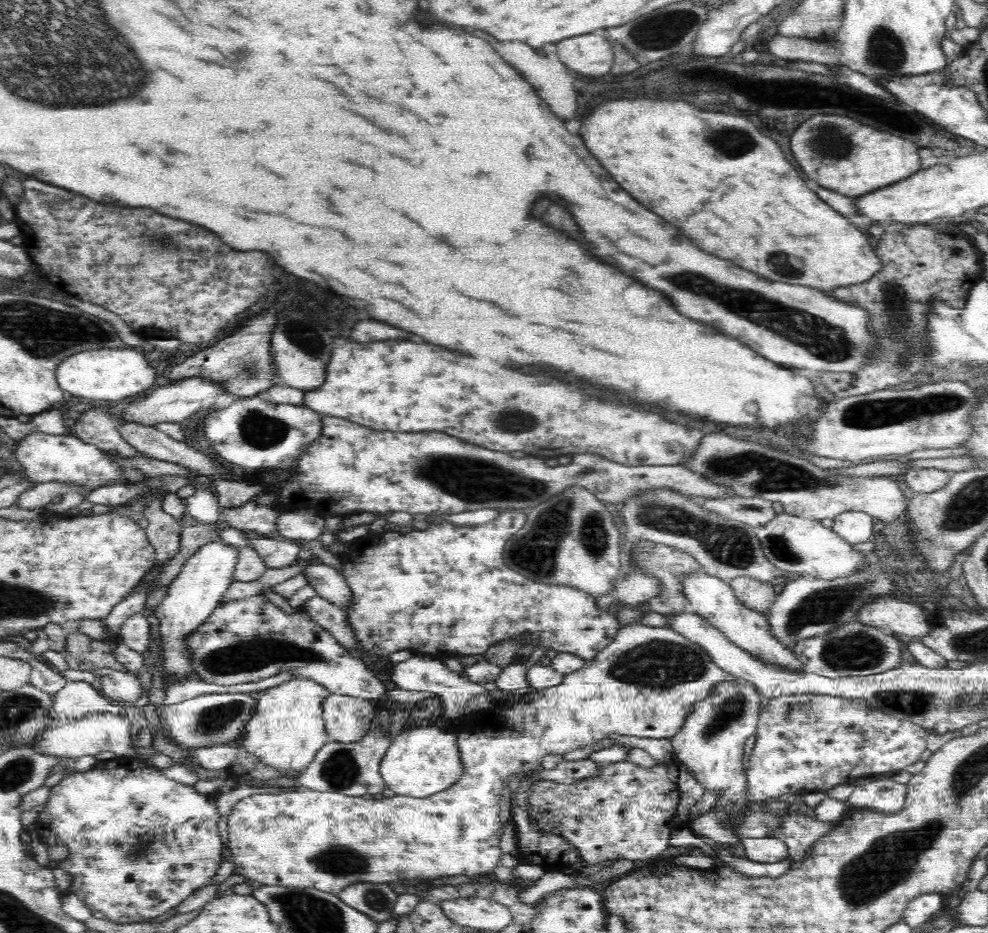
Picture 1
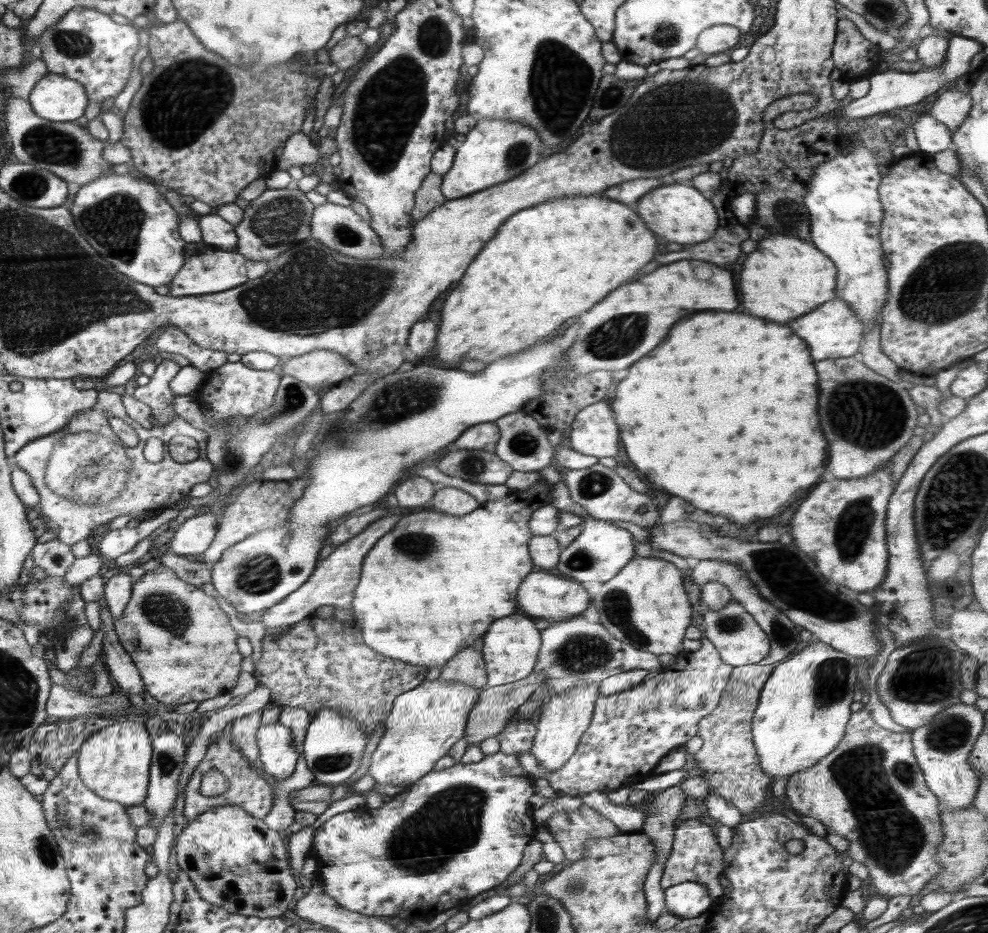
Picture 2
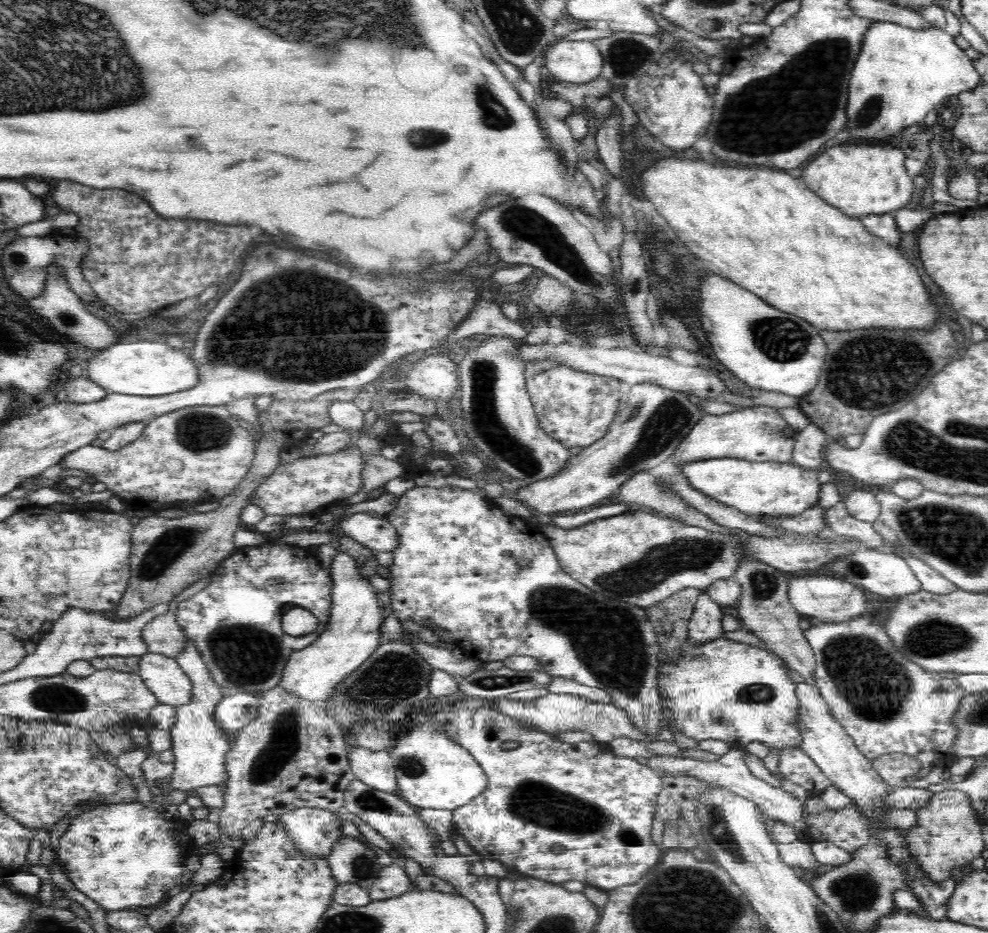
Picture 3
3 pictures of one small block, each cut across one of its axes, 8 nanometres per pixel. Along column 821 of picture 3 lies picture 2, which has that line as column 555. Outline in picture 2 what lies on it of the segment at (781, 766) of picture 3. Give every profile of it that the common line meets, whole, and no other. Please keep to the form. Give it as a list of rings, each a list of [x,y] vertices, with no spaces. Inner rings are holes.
[[[706,637],[700,638],[702,646],[696,652],[682,651],[676,656],[678,663],[663,669],[654,678],[647,678],[631,690],[600,696],[596,700],[591,722],[580,738],[574,754],[554,773],[546,778],[556,794],[582,797],[589,792],[609,793],[624,786],[632,786],[648,779],[652,770],[672,749],[685,745],[698,732],[698,725],[711,713],[721,699],[729,682],[733,666],[724,663],[716,647]]]

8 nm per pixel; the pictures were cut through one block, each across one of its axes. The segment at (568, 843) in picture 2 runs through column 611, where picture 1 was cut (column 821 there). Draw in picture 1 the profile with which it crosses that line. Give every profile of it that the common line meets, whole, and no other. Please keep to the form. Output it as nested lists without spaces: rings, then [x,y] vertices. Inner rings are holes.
[[[794,810],[783,818],[782,827],[775,836],[788,847],[788,859],[800,862],[809,856],[816,840],[831,832],[838,822],[819,822],[806,816],[802,810]]]

